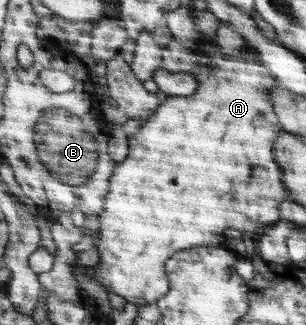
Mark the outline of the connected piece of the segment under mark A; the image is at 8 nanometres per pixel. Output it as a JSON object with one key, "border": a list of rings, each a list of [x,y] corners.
{"border":[[[206,44],[202,47],[198,45],[193,48],[200,48],[207,55],[211,55],[211,71],[205,68],[195,68],[192,73],[195,79],[198,79],[198,89],[195,95],[190,96],[168,96],[166,100],[162,101],[155,111],[148,117],[148,120],[142,123],[142,126],[133,135],[128,136],[128,154],[123,161],[116,163],[112,176],[109,180],[107,196],[105,197],[104,213],[101,213],[97,219],[100,223],[99,242],[97,243],[97,255],[99,255],[99,264],[93,266],[93,276],[91,278],[99,282],[106,291],[113,292],[115,295],[121,295],[128,302],[134,303],[136,306],[156,302],[162,298],[167,291],[170,290],[169,277],[166,273],[166,261],[169,260],[175,251],[181,249],[189,249],[195,246],[210,246],[220,245],[223,240],[223,233],[226,229],[233,229],[243,234],[242,241],[247,246],[247,256],[251,258],[249,252],[251,241],[255,241],[255,233],[257,229],[261,229],[261,225],[267,225],[271,221],[281,219],[277,205],[281,201],[285,201],[285,187],[281,183],[281,169],[275,163],[275,155],[273,151],[273,143],[280,135],[280,131],[285,129],[280,124],[277,115],[271,109],[269,103],[269,89],[275,87],[275,77],[267,71],[267,67],[253,55],[254,50],[249,50],[249,53],[243,55],[223,55],[223,51],[217,44]]]}

